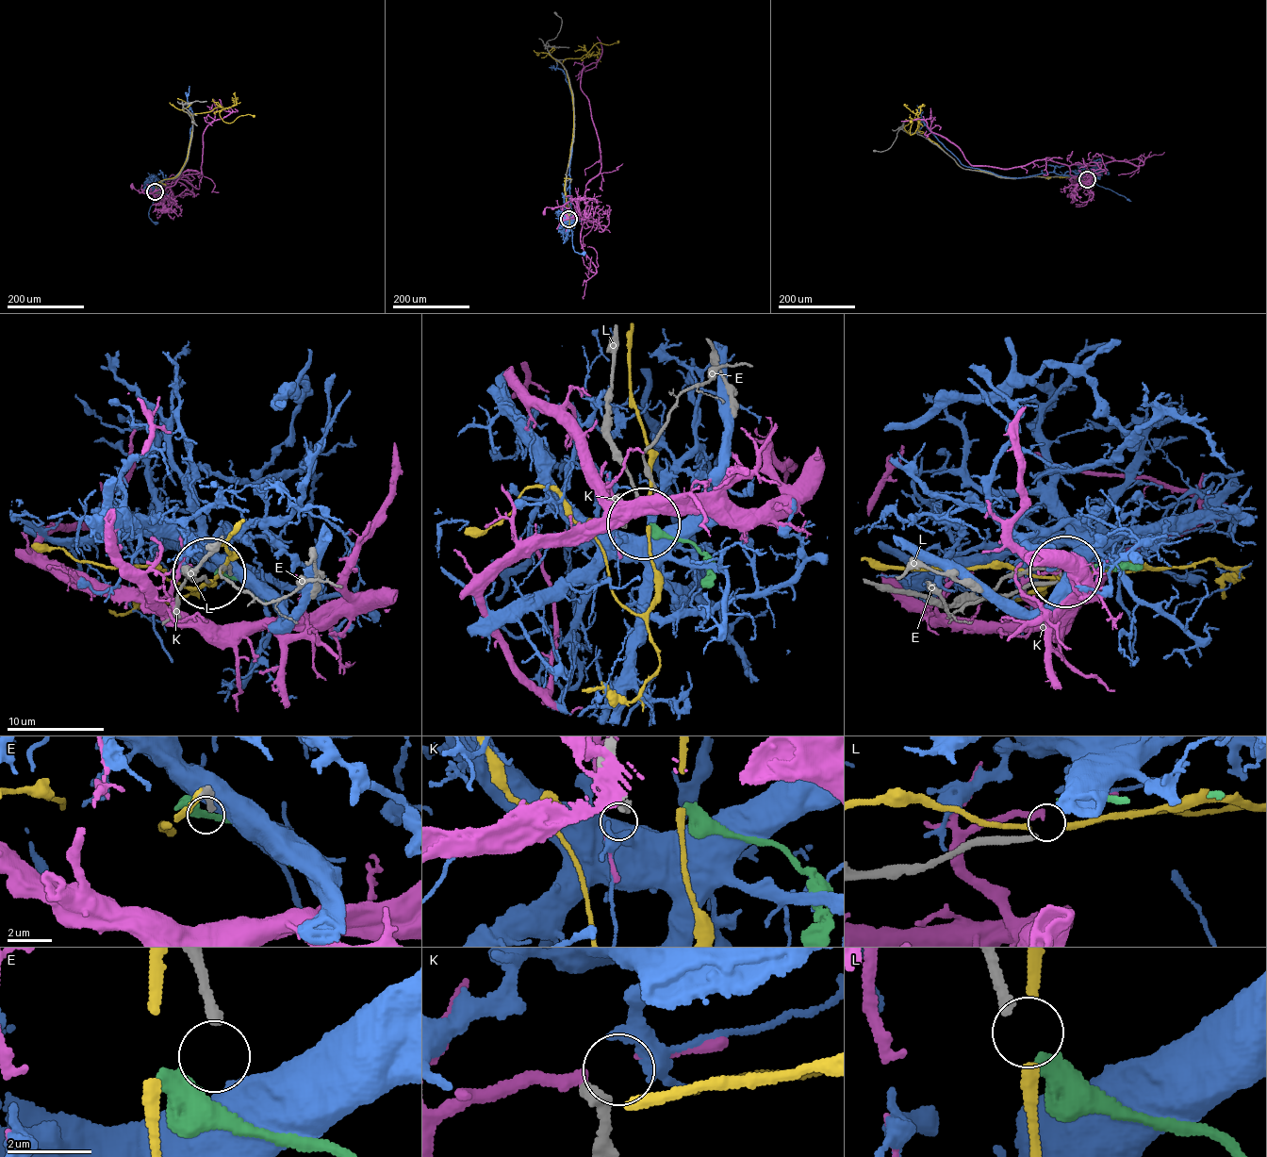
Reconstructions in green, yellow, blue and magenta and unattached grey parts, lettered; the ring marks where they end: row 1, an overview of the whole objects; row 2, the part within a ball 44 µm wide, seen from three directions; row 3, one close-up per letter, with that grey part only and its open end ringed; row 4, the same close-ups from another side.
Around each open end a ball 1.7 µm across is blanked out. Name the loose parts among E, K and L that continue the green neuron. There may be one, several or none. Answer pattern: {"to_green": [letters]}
{"to_green": ["L"]}

